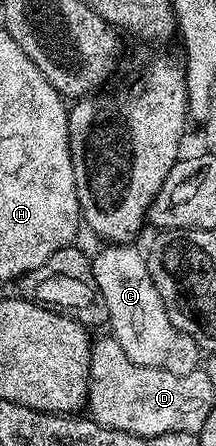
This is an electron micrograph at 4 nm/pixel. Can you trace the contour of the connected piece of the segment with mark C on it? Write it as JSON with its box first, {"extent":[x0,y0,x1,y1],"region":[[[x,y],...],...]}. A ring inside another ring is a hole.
{"extent":[92,244,200,374],"region":[[[110,244],[102,248],[106,250],[100,251],[98,255],[95,253],[92,258],[94,282],[104,296],[104,304],[108,304],[109,333],[120,344],[120,348],[124,348],[124,356],[128,356],[132,364],[160,368],[164,372],[173,374],[187,374],[199,369],[200,347],[196,344],[196,340],[192,340],[192,336],[180,332],[180,328],[172,324],[164,308],[164,300],[160,300],[160,292],[156,292],[156,284],[152,280],[150,270],[146,267],[143,251],[133,250],[134,248],[130,244]]]}

